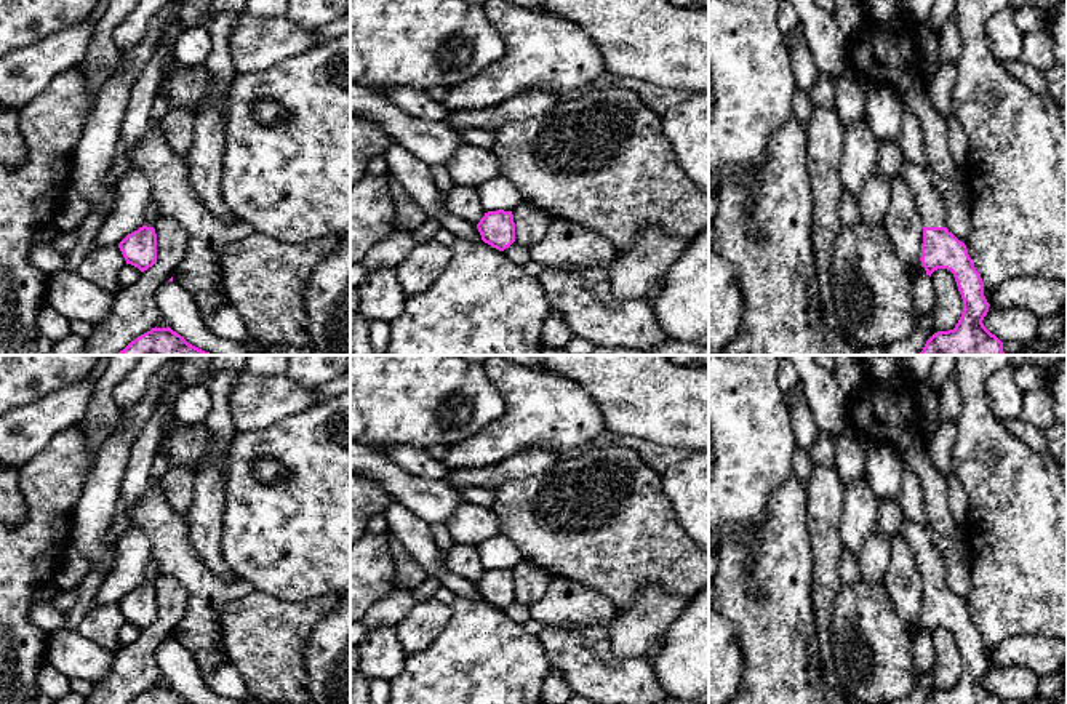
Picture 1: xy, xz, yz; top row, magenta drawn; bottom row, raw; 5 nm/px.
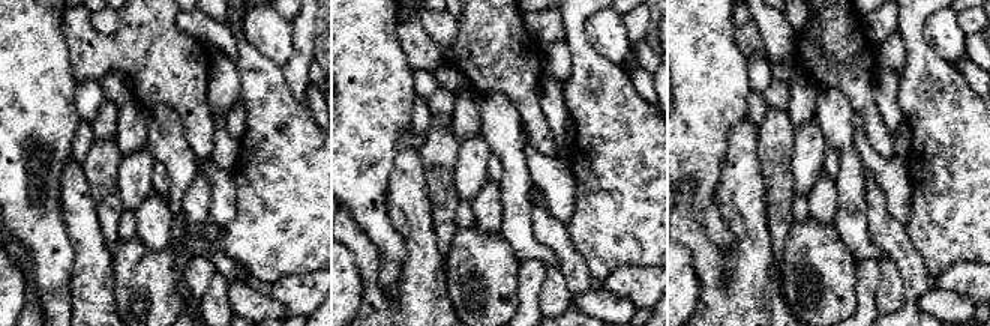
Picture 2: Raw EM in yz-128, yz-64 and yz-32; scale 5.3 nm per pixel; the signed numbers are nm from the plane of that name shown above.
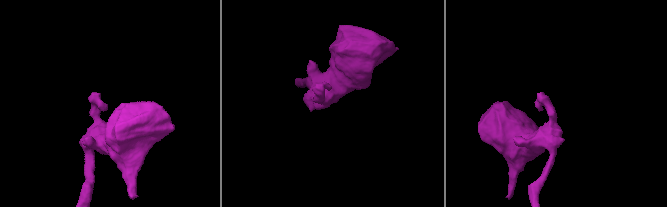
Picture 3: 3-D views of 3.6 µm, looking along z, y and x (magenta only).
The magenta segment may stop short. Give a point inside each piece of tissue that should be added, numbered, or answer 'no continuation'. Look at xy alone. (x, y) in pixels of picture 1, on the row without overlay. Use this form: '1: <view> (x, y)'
1: xy (151, 573)

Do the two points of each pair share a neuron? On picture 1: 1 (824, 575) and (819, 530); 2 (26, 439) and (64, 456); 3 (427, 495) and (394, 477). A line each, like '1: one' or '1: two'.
1: one
2: two
3: one

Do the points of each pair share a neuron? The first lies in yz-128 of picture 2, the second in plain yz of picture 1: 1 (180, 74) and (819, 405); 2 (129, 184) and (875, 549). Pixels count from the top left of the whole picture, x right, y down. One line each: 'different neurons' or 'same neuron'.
1: different neurons
2: different neurons

